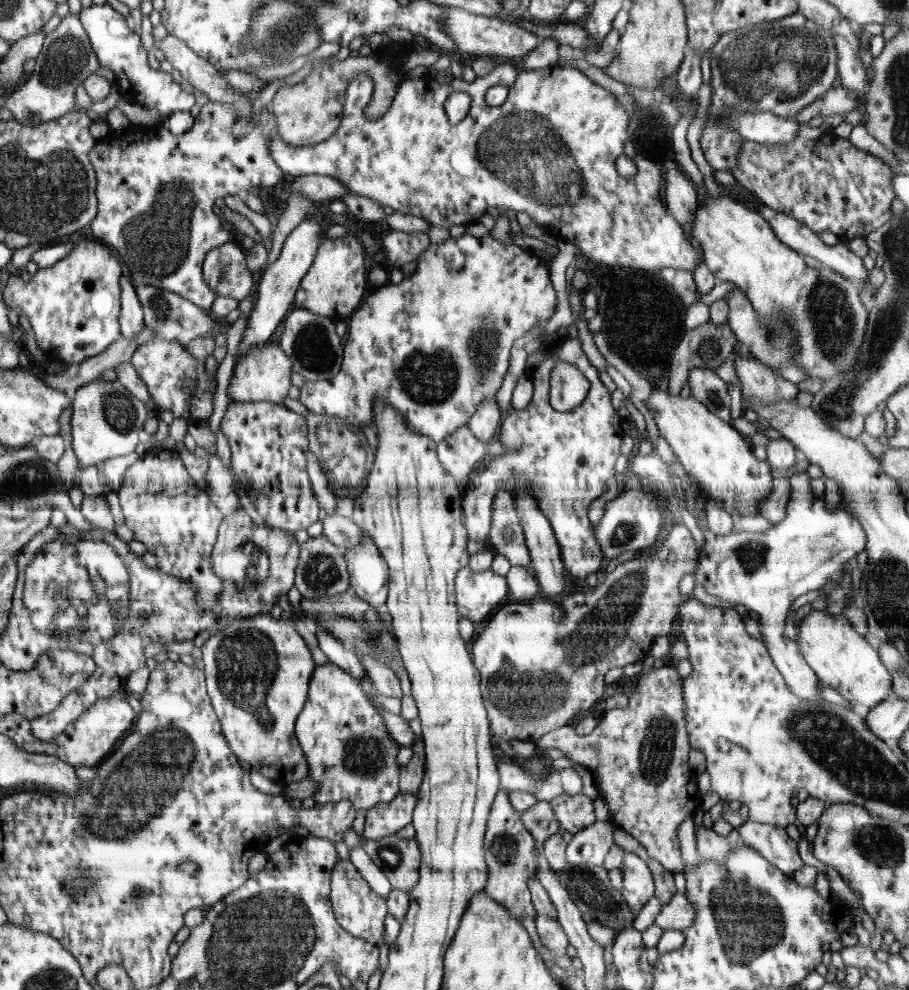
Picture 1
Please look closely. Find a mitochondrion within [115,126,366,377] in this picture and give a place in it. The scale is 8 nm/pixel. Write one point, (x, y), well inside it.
(157, 241)

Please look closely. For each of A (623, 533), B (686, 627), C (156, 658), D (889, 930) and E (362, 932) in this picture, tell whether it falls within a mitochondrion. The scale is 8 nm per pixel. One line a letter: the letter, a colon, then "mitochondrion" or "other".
A: mitochondrion
B: other
C: other
D: other
E: other

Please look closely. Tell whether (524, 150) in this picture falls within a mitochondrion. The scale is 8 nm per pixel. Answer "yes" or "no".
yes

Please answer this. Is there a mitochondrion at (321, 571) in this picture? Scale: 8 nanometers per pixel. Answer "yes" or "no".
yes

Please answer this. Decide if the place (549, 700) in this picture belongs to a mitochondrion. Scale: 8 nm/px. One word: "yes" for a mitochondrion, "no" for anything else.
yes

